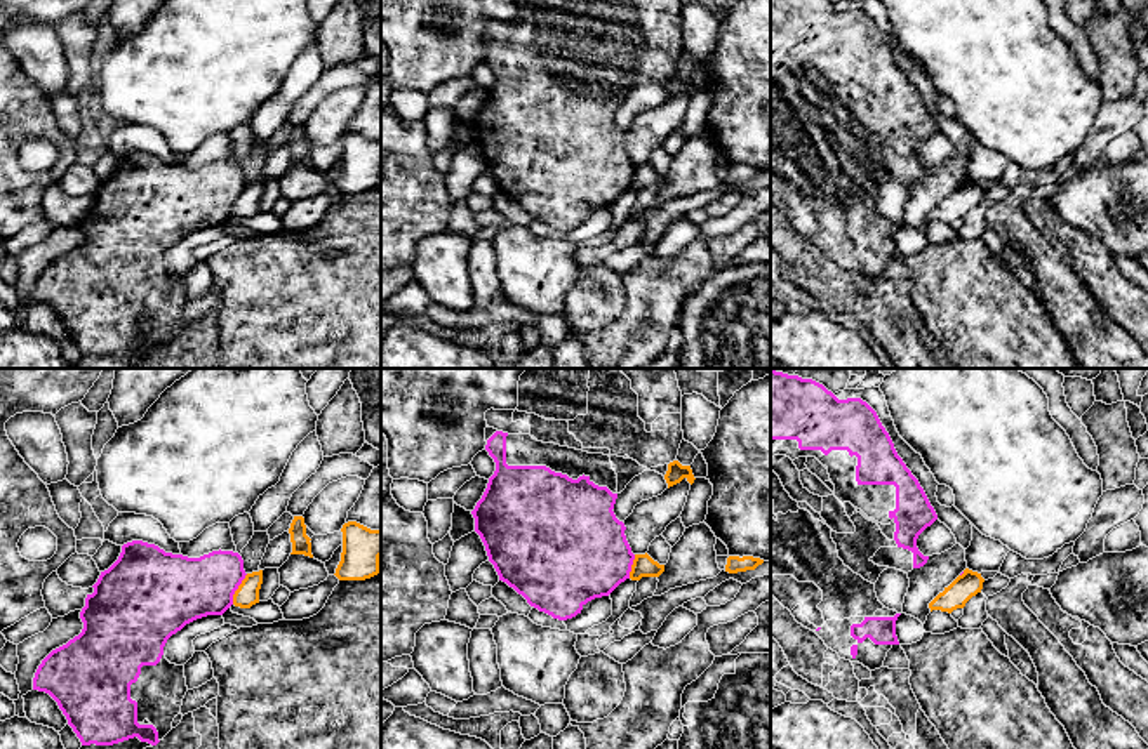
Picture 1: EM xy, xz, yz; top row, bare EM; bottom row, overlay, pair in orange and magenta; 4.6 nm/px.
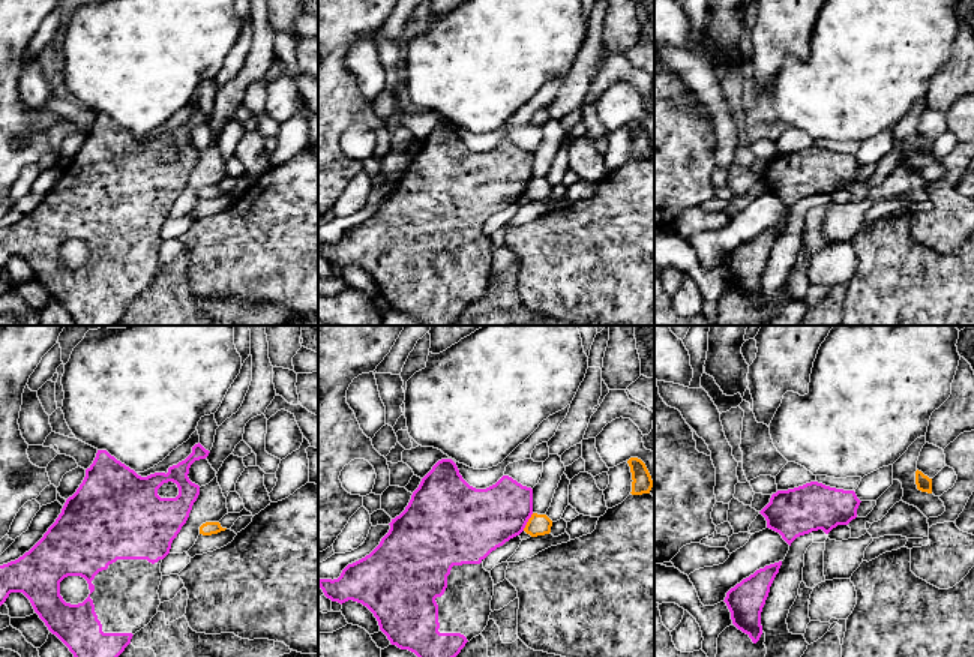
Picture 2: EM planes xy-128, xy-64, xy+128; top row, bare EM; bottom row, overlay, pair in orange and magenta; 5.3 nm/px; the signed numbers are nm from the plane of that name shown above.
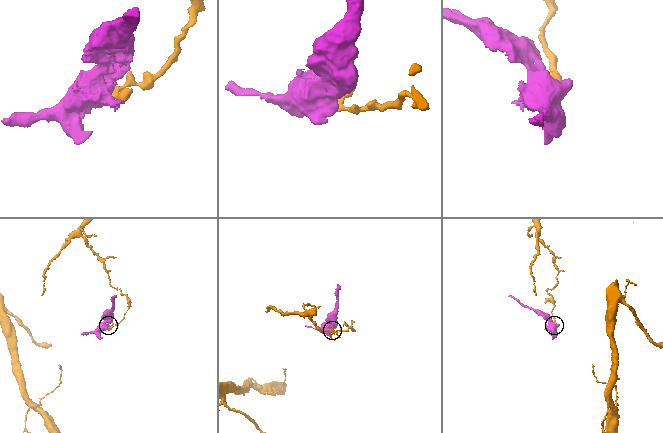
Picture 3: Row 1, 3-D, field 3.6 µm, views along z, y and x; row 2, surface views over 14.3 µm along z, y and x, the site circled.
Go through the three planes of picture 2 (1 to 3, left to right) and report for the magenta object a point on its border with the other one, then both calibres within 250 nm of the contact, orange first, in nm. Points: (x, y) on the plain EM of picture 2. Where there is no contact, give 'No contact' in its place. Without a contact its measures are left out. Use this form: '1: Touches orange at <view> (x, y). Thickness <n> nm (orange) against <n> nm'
1: No contact
2: Touches orange at xy-64 (527, 186). Thickness 110 nm (orange) against 340 nm
3: No contact

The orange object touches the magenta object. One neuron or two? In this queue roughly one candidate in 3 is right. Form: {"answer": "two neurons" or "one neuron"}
{"answer": "two neurons"}

